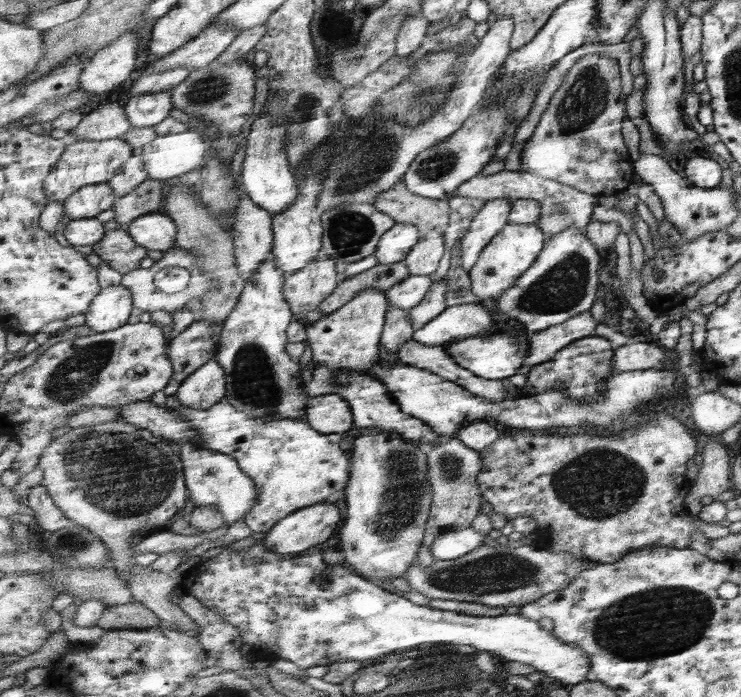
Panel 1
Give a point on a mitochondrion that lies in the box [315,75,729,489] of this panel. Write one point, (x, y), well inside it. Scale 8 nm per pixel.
(565, 285)

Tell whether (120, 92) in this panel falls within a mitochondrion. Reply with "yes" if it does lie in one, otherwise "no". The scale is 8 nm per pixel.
no

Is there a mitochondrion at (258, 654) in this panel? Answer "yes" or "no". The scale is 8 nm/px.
no

